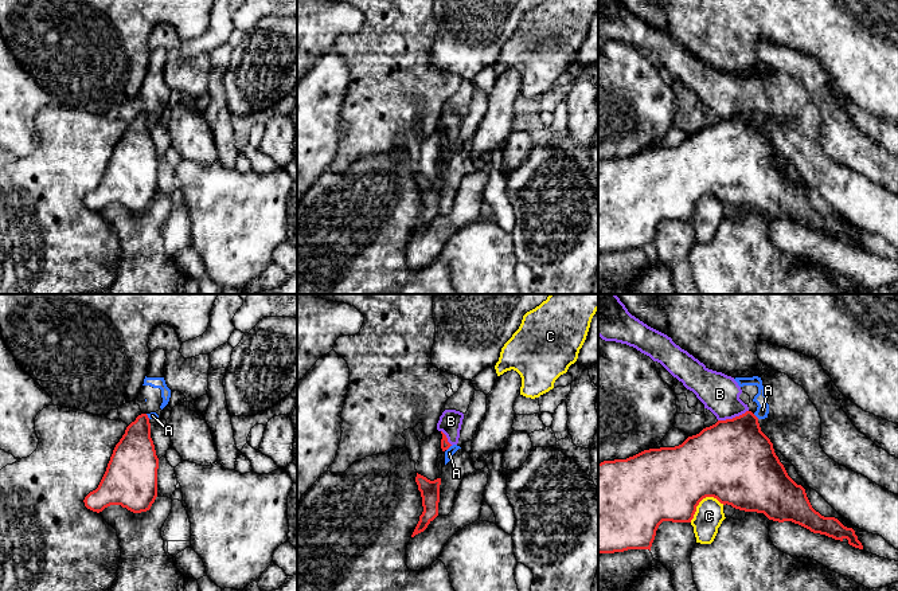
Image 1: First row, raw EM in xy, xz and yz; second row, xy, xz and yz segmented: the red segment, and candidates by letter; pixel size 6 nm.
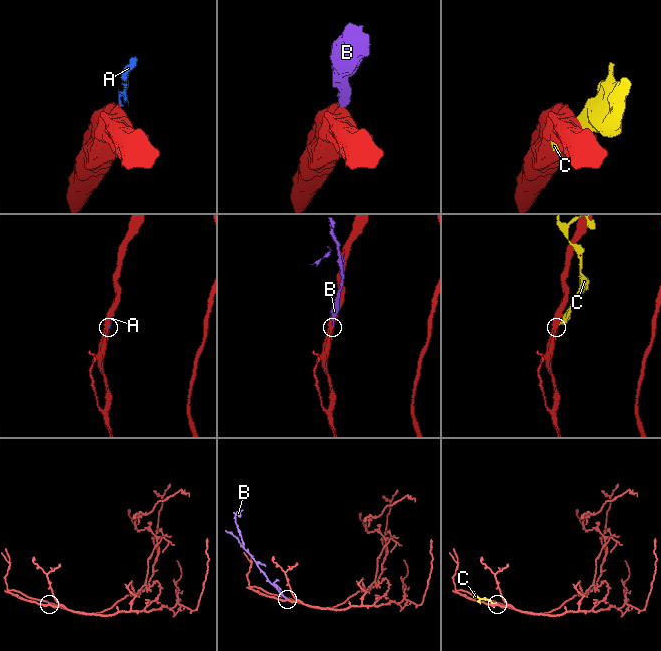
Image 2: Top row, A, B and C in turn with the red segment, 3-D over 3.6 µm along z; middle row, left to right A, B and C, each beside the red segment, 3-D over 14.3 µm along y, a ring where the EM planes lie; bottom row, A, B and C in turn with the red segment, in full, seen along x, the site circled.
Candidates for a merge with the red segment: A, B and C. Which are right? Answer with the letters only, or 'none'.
none

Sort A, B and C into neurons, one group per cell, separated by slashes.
A B / C

